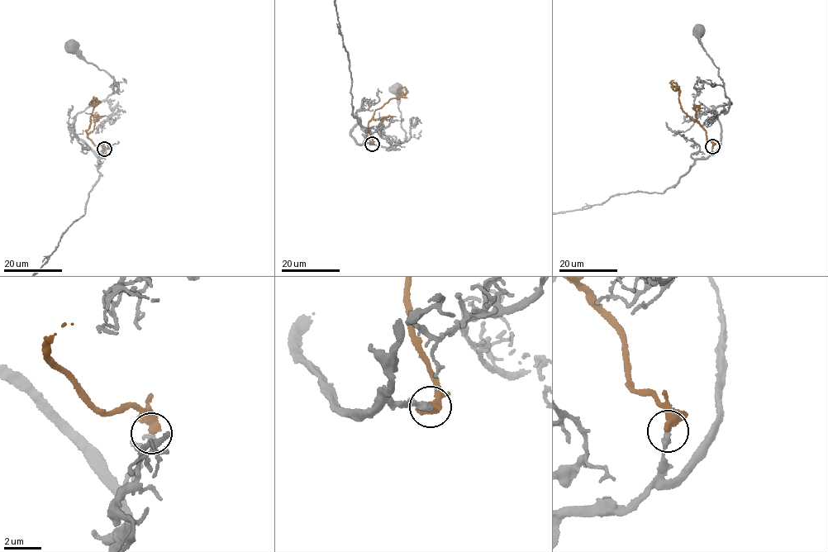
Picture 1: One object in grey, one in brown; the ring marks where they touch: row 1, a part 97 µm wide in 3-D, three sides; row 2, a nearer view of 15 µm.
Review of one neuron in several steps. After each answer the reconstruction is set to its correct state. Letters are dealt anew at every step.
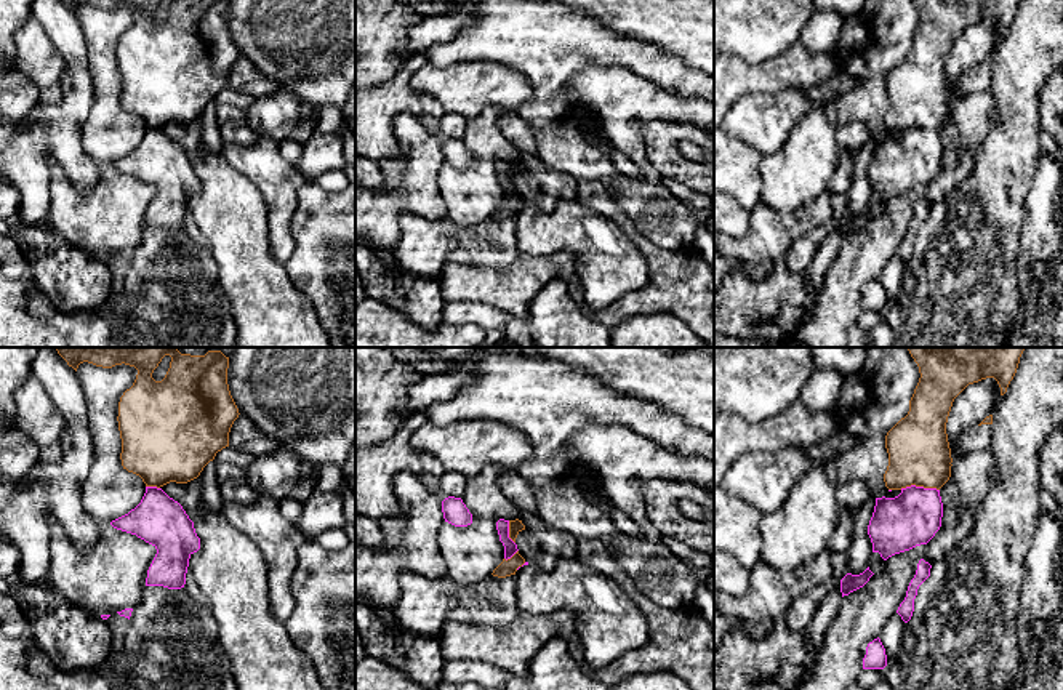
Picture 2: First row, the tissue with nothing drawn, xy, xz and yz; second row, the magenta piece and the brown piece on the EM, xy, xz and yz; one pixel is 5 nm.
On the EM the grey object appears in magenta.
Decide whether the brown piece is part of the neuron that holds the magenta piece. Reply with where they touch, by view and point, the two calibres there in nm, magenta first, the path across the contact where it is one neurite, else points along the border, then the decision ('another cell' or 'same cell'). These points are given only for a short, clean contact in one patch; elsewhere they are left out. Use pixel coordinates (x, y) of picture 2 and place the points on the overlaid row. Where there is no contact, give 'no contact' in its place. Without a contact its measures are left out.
contact yz (919, 487); calibres 280 and 320 nm; border yz (900, 489), (922, 485), (938, 490); another cell

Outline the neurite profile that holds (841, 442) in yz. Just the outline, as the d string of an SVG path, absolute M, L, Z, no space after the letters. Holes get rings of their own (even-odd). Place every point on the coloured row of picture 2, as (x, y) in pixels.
M837 431L832 437L807 447L804 451L816 463L852 451L858 445L858 439L847 431Z

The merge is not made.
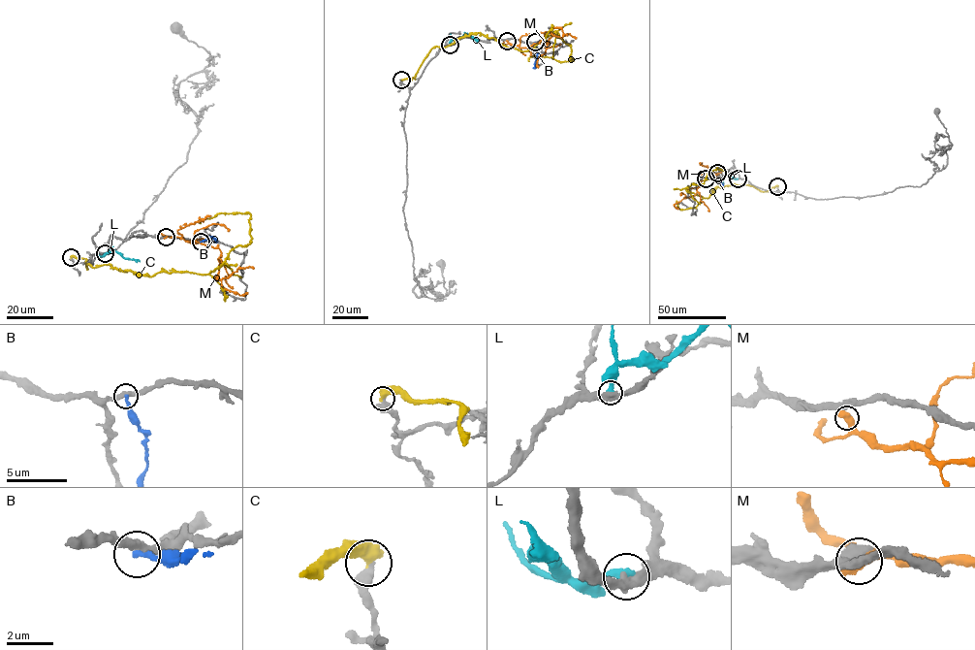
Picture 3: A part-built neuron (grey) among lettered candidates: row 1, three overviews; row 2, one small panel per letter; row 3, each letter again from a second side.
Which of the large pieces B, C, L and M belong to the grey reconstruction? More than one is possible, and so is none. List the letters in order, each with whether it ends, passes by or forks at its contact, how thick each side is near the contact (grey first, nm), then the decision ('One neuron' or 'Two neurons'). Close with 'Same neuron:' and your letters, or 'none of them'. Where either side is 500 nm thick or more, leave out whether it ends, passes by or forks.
B: It ends there. Thickness 340 nm (grey) against 280 nm. Two neurons
C: Thickness 460 nm (grey) against 550 nm. Two neurons
L: It ends there. Thickness 460 nm (grey) against 440 nm. Two neurons
M: Thickness 550 nm (grey) against 650 nm. Two neurons
Same neuron: none of them

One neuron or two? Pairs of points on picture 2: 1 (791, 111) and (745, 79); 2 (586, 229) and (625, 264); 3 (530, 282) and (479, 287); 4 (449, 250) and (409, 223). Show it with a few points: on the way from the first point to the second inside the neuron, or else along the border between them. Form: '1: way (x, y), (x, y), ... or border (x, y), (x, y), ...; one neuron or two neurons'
1: border (802, 90), (750, 93), (740, 96), (730, 108); two neurons
2: way (596, 239), (615, 258); one neuron
3: way (517, 287), (492, 287); one neuron
4: way (439, 244), (429, 244), (418, 232); one neuron

